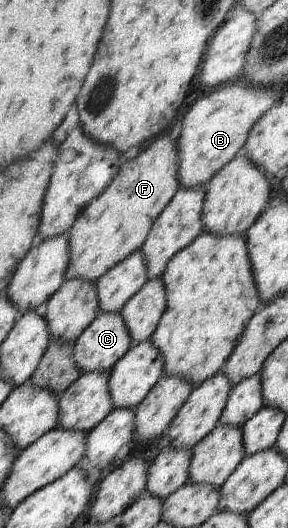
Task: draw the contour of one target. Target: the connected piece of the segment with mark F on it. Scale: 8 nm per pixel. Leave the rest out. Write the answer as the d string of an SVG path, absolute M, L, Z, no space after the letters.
M175 133L172 138L164 134L142 150L136 158L114 176L112 184L92 200L69 229L70 262L65 280L80 278L96 282L124 258L133 255L143 244L164 208L179 190L177 180L178 154Z

